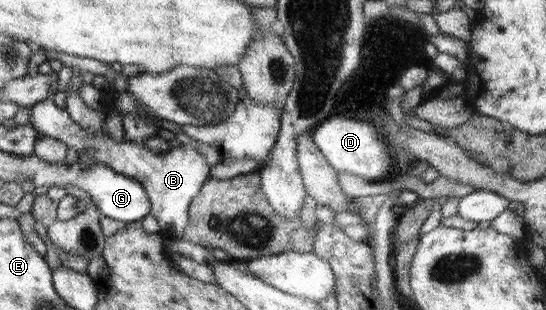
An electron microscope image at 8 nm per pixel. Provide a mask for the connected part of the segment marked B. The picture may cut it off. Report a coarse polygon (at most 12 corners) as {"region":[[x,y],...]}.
{"region":[[53,103],[30,125],[137,180],[160,230],[180,239],[210,179],[192,145],[157,154],[92,133]]}

